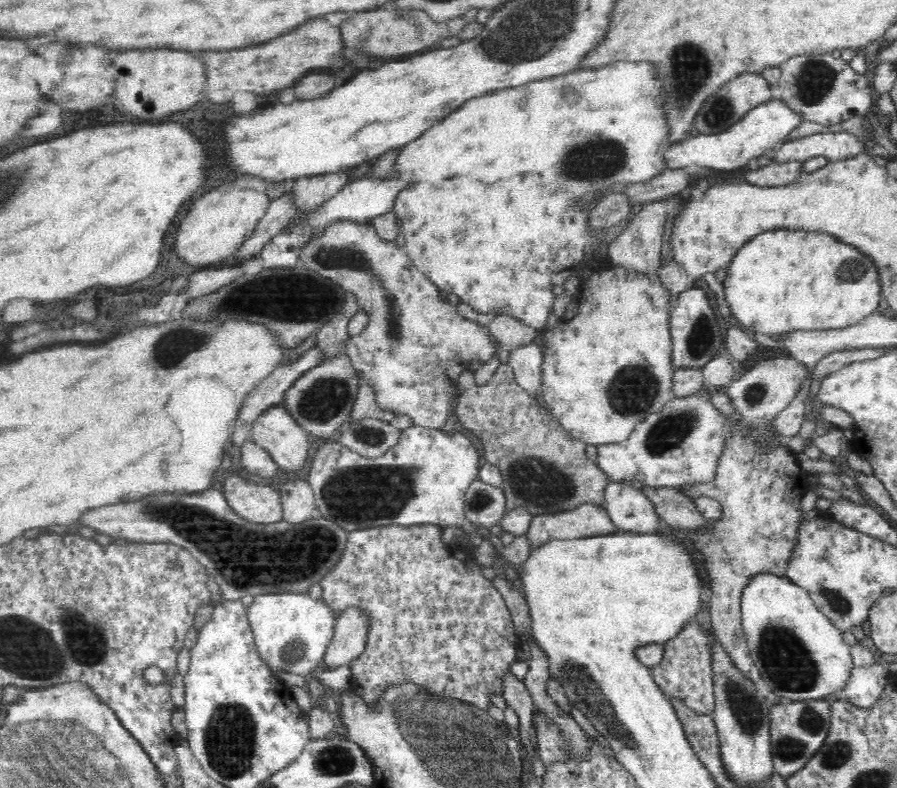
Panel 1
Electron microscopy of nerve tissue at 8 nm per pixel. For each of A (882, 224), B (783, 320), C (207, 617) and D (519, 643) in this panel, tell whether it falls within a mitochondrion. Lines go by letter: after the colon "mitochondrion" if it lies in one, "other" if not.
A: other
B: other
C: other
D: other

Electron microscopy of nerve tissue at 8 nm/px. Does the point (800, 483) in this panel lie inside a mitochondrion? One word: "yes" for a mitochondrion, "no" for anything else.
no

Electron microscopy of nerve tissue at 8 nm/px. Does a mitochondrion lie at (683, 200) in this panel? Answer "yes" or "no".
no

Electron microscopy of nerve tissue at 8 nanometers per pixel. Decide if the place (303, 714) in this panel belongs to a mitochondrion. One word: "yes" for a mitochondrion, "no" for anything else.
no

